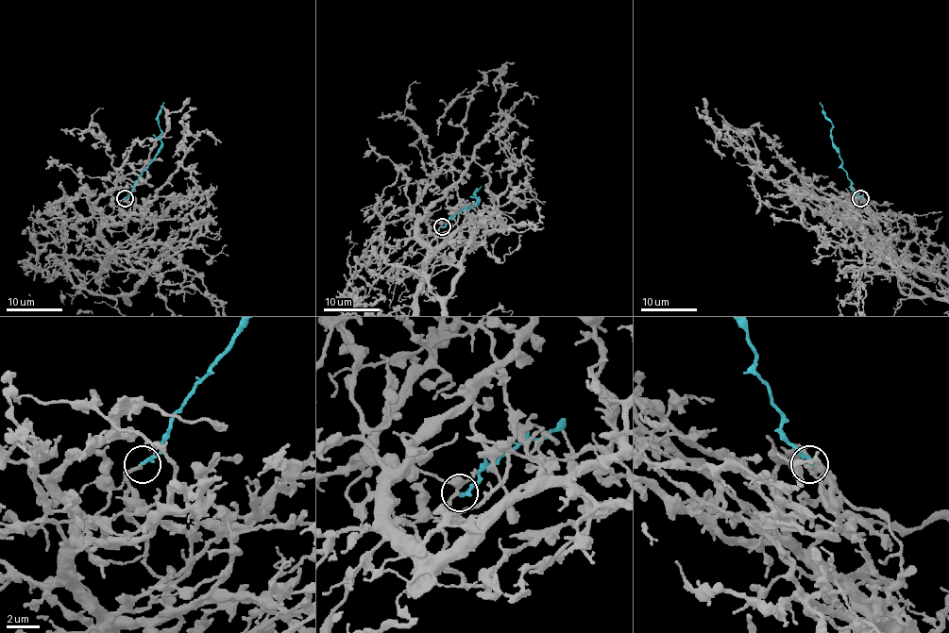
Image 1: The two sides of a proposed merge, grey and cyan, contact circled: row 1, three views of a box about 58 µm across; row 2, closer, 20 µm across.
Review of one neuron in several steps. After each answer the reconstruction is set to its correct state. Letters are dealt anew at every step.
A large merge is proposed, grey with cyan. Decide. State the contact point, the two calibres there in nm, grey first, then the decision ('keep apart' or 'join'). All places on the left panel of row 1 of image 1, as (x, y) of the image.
(125, 198) | 200/240 nm | keep apart

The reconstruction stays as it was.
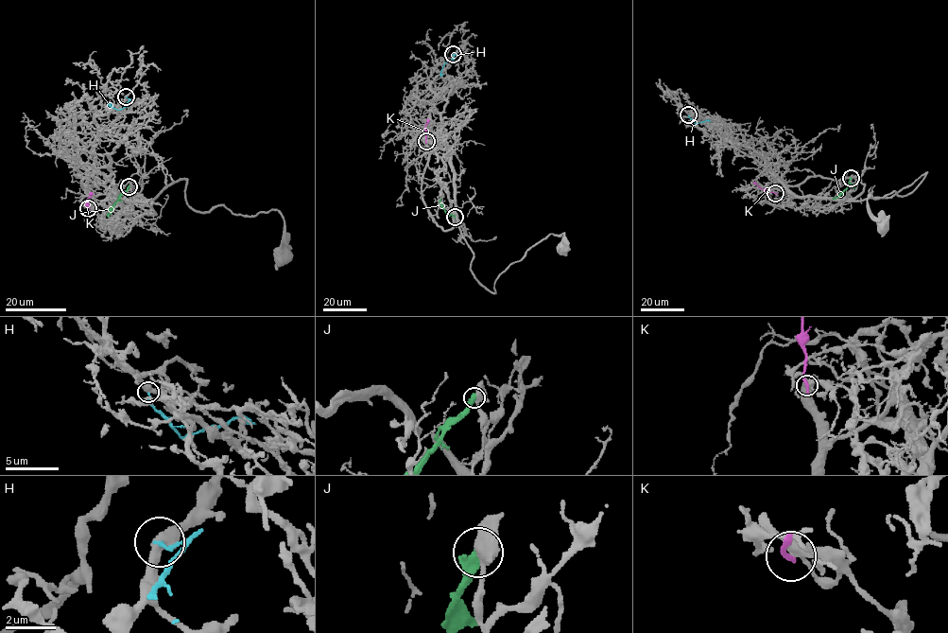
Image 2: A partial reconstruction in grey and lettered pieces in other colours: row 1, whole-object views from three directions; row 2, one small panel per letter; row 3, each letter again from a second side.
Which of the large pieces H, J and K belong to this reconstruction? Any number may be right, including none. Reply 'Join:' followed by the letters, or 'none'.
Join: none

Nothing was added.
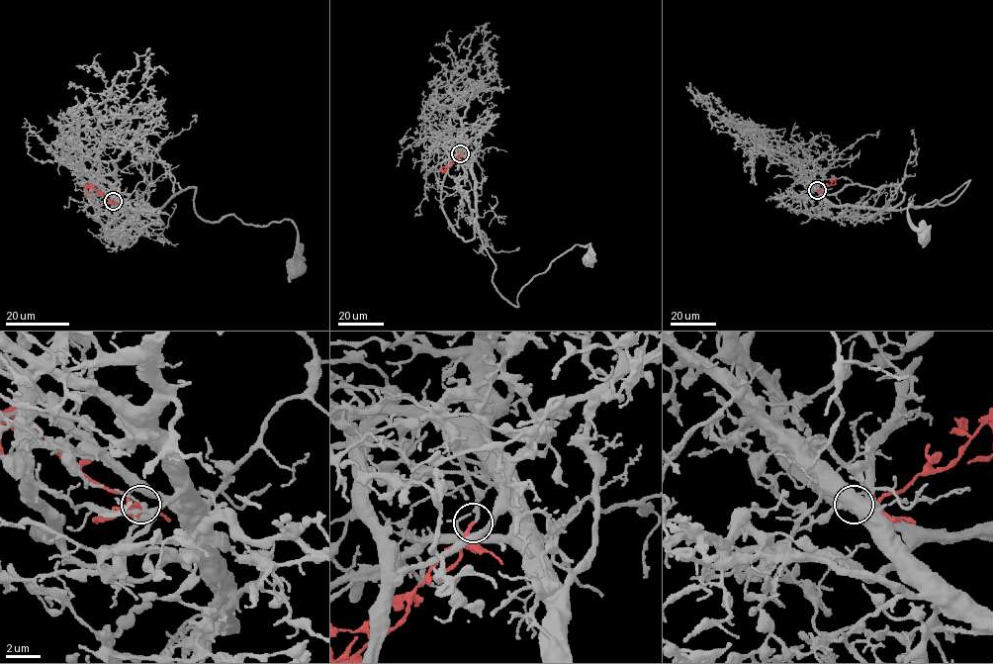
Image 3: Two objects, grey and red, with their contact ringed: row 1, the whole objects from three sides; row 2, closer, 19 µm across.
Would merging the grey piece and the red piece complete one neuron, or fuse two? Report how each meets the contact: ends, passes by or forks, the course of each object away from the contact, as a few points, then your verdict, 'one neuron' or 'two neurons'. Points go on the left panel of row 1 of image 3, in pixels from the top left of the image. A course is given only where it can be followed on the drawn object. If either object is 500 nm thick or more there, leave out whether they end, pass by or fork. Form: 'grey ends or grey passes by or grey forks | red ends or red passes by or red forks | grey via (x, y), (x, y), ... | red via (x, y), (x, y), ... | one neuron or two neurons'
grey passes by | red ends | grey via (114, 201), (136, 229), (162, 223), (159, 210), (190, 188), (204, 220), (290, 220), (300, 265) | red via (113, 201), (88, 185), (87, 191), (92, 193) | one neuron

